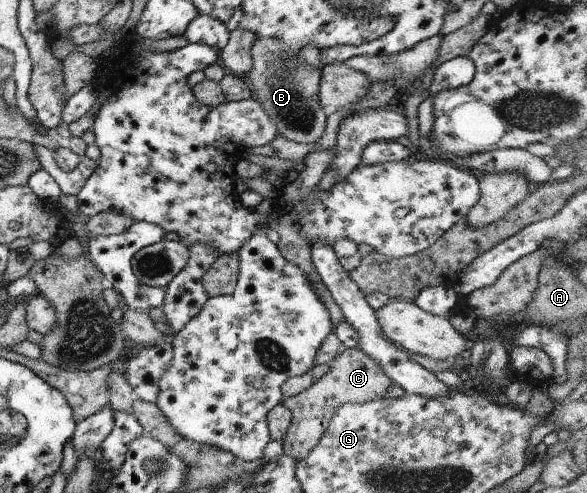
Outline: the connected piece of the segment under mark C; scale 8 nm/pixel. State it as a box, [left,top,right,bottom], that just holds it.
[280,347,392,462]

